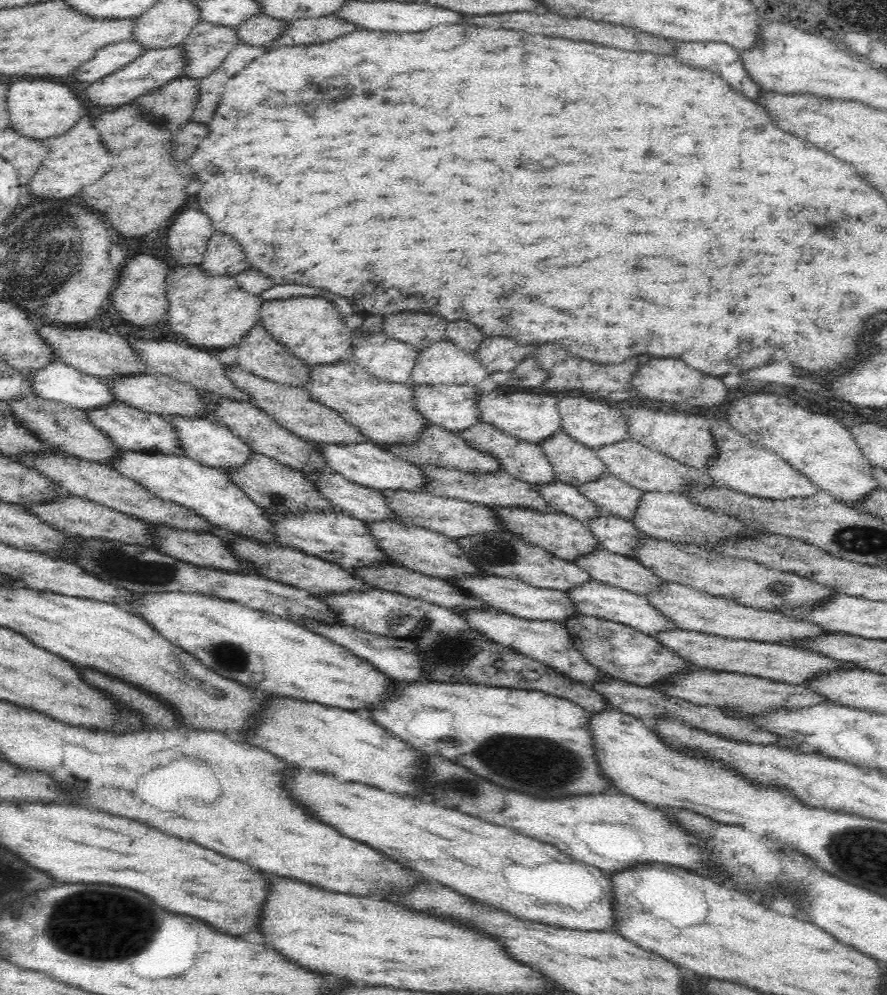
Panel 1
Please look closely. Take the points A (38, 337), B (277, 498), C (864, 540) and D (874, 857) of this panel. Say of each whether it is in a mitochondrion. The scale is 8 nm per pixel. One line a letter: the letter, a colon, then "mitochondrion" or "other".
A: other
B: mitochondrion
C: mitochondrion
D: mitochondrion

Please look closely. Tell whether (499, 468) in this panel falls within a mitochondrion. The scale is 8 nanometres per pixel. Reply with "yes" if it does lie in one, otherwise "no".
no

